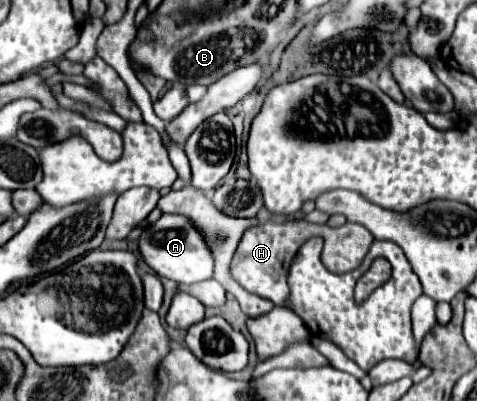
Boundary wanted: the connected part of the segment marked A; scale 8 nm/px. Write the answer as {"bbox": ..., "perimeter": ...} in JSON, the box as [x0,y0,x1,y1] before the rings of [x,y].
{"bbox":[138,214,214,284],"perimeter":[[[164,214],[158,222],[144,228],[144,232],[138,238],[138,250],[144,258],[144,262],[160,276],[170,278],[180,284],[194,284],[200,280],[212,278],[214,260],[208,252],[208,246],[204,244],[204,238],[200,232],[192,228],[192,222],[184,216],[176,214]]]}

